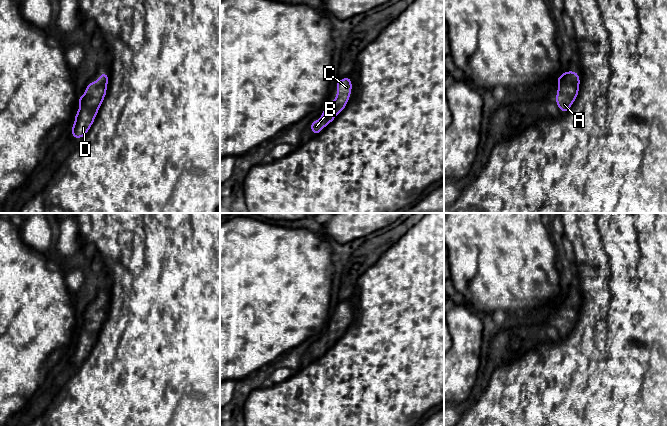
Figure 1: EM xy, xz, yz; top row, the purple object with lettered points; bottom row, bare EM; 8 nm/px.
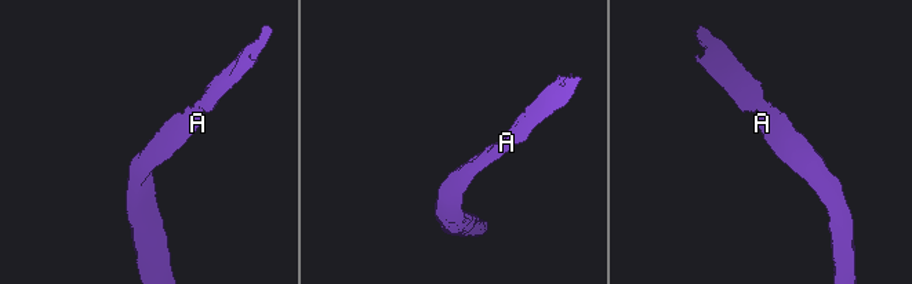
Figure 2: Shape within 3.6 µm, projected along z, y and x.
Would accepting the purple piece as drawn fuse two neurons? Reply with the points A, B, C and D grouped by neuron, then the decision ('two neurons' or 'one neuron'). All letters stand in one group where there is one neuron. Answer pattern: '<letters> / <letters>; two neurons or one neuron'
A B C D; one neuron

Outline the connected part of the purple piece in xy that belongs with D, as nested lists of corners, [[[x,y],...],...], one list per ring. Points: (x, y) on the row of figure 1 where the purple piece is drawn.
[[[103,71],[97,81],[87,85],[85,93],[78,100],[79,110],[74,116],[76,121],[71,125],[71,137],[78,139],[87,134],[106,96],[108,83],[109,77]]]

